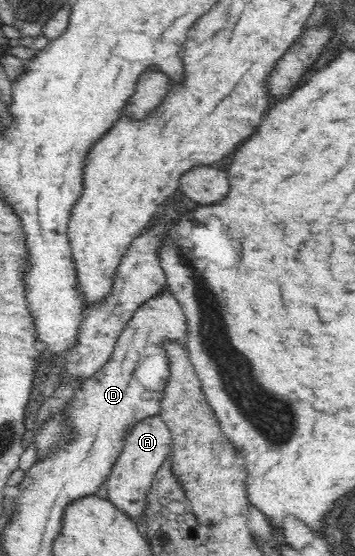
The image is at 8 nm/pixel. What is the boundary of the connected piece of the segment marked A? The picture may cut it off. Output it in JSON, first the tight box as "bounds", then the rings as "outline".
{"bounds":[106,419,171,523],"outline":[[[163,419],[140,420],[126,432],[119,458],[113,464],[109,478],[106,478],[109,501],[115,503],[117,509],[123,511],[128,518],[135,519],[137,523],[143,521],[145,496],[148,496],[159,468],[167,462],[167,456],[171,456],[171,442],[171,431]]]}

